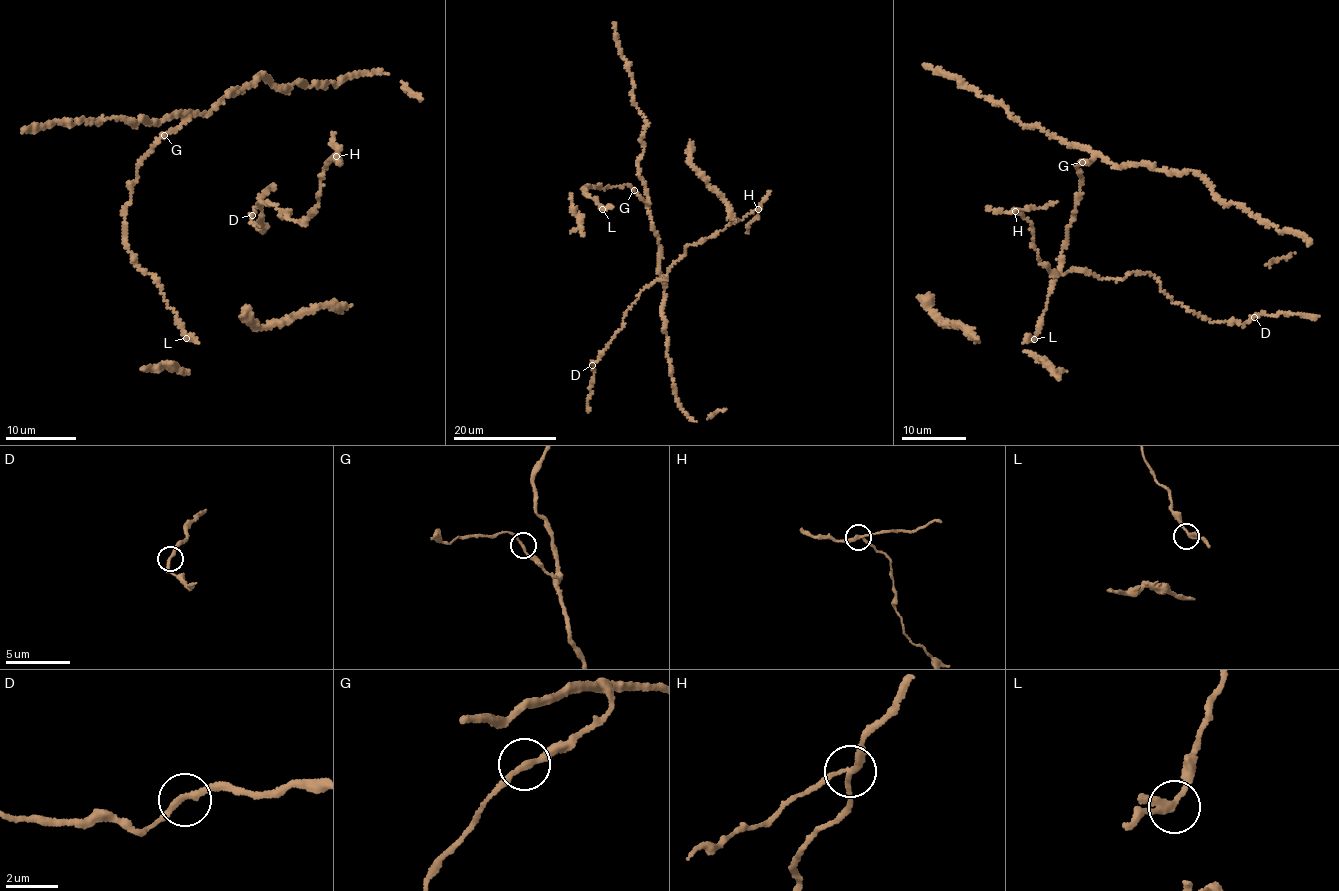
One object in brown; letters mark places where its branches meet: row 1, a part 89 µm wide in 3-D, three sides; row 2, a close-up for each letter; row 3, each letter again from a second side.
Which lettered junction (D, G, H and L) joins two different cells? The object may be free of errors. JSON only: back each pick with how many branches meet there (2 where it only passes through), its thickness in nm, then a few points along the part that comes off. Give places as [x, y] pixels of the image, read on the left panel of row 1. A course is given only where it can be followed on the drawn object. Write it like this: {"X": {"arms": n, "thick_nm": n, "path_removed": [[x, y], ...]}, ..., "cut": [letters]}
{"H": {"arms": 3, "thick_nm": 200, "path_removed": [[336, 156], [339, 150], [333, 143], [333, 133]]}, "cut": ["H"]}

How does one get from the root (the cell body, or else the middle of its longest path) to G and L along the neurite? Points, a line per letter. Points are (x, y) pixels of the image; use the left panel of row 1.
G: (176, 128), (164, 135)
L: (176, 128), (154, 145), (138, 167), (132, 201), (125, 208), (125, 246), (138, 267), (156, 279), (186, 338)

